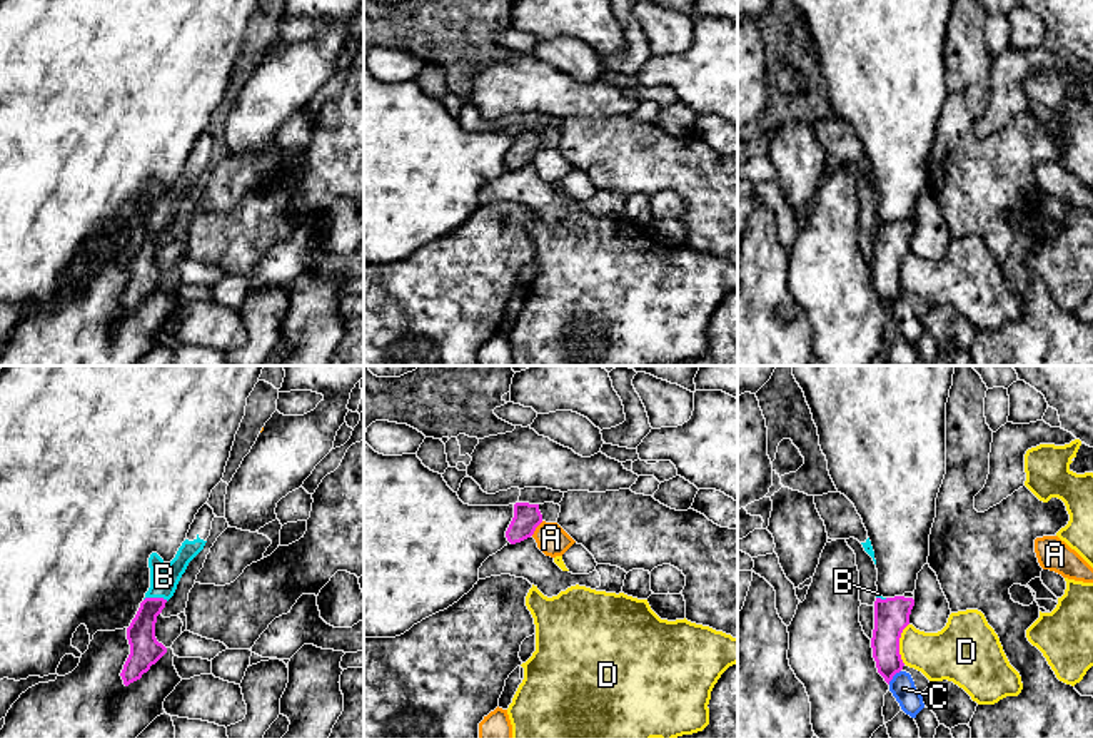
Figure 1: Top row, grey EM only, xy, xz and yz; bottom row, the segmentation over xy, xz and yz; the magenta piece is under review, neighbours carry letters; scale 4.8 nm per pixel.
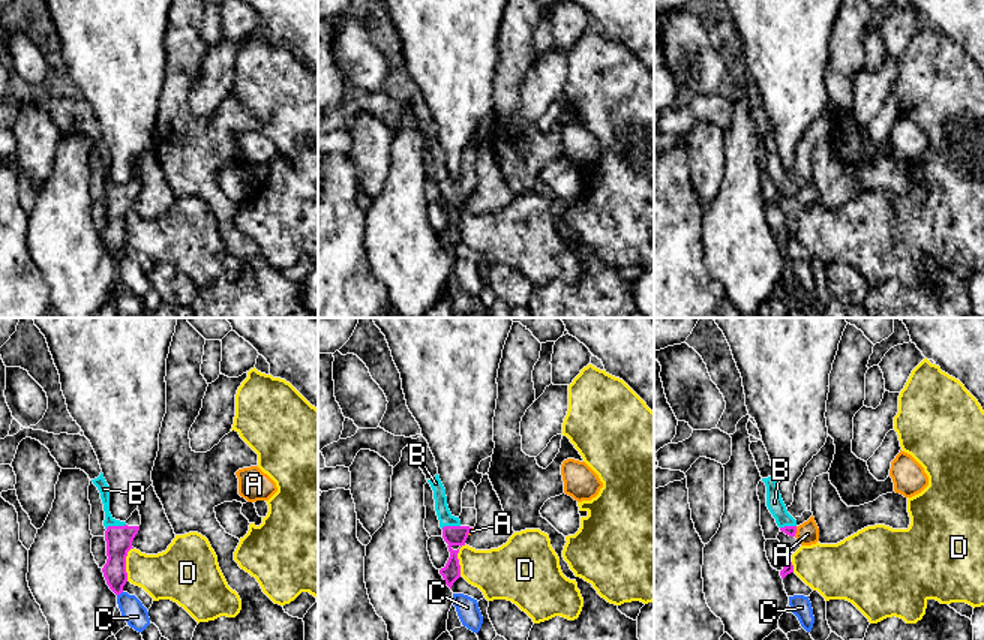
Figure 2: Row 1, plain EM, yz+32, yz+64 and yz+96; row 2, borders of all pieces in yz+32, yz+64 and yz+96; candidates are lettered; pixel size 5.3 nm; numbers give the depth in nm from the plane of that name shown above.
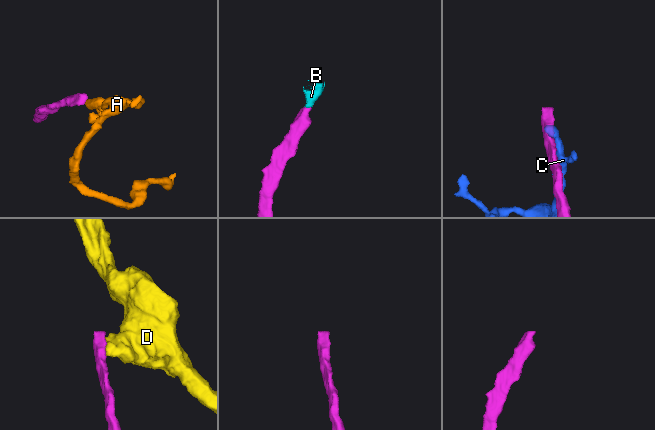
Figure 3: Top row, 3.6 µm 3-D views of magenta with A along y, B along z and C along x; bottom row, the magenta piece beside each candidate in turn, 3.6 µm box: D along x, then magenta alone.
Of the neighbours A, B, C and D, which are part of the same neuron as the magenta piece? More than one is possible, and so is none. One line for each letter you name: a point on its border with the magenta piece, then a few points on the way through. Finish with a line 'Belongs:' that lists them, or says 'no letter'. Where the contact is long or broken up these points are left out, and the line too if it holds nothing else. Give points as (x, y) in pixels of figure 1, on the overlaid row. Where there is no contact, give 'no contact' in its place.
B: contact xy (156, 598)
Belongs: B

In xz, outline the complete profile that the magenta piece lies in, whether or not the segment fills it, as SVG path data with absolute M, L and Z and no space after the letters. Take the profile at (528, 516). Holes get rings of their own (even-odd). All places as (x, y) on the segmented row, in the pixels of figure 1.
M516 503L514 518L506 531L506 538L511 544L521 543L531 538L541 523L539 504Z

